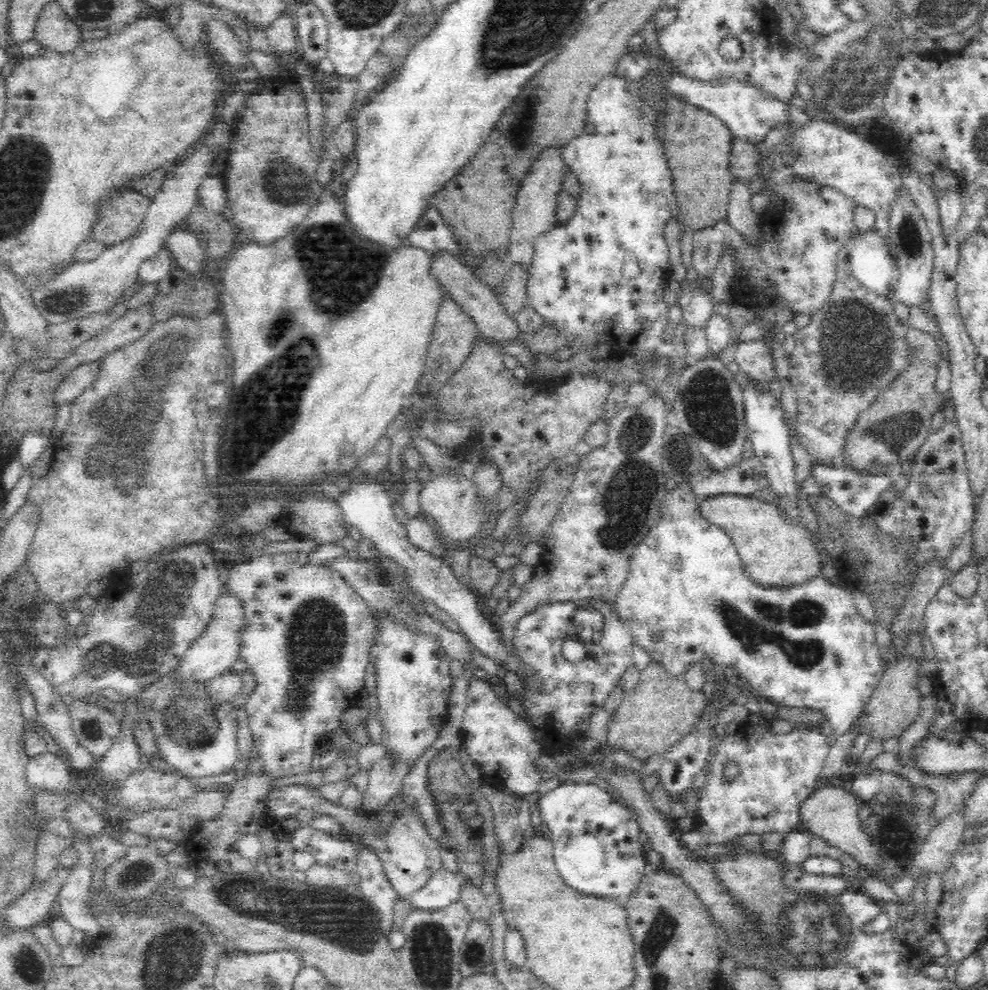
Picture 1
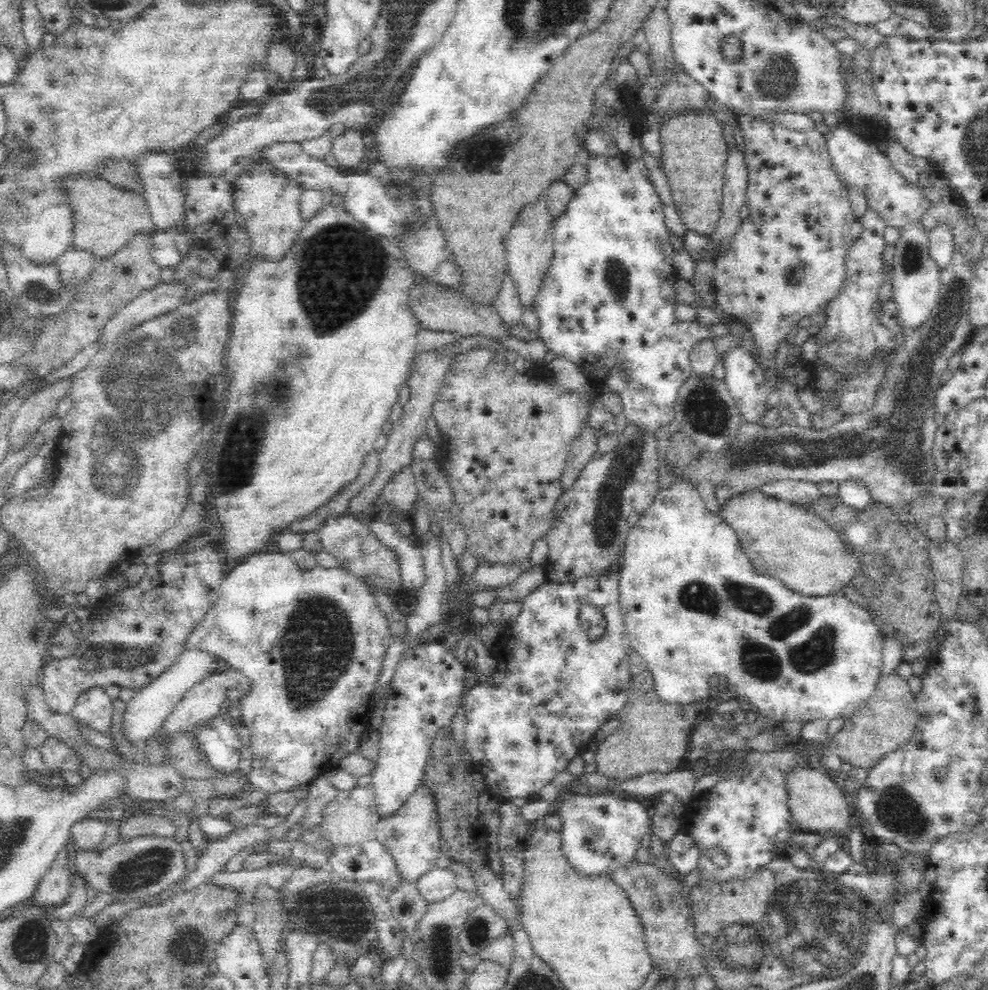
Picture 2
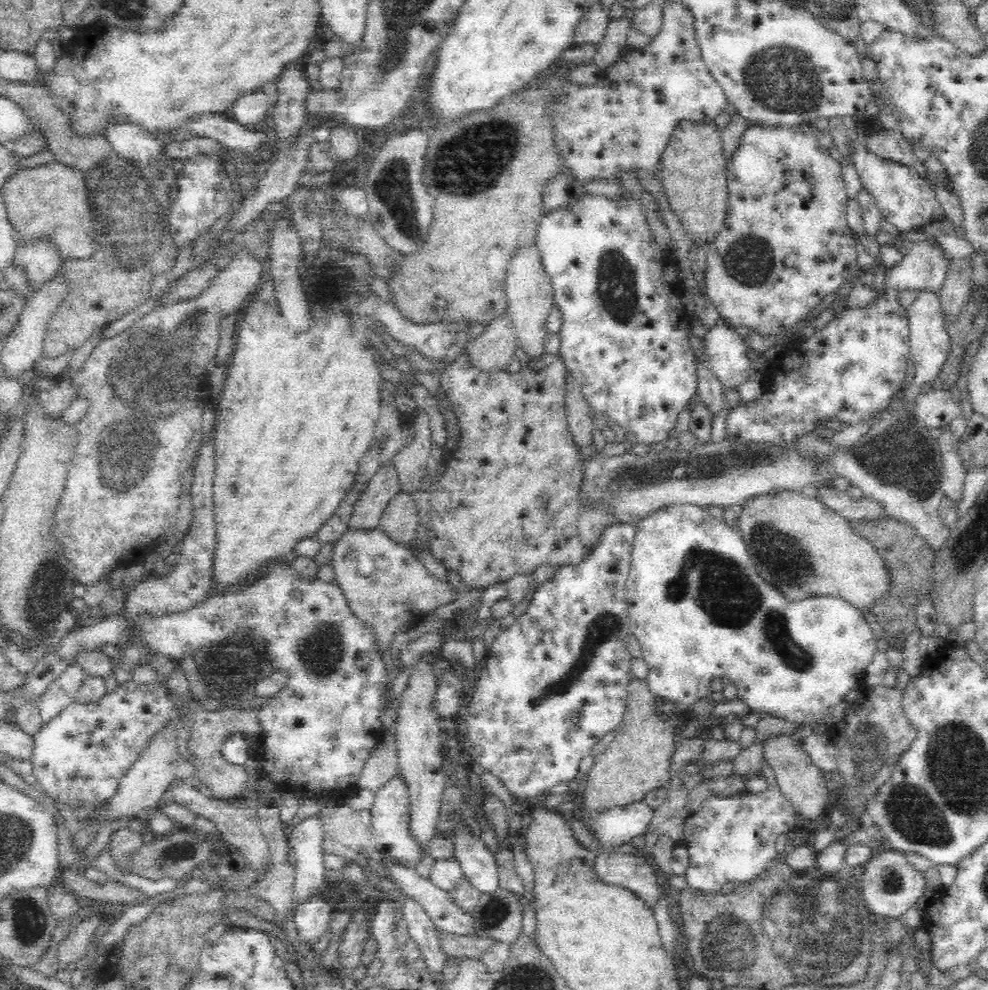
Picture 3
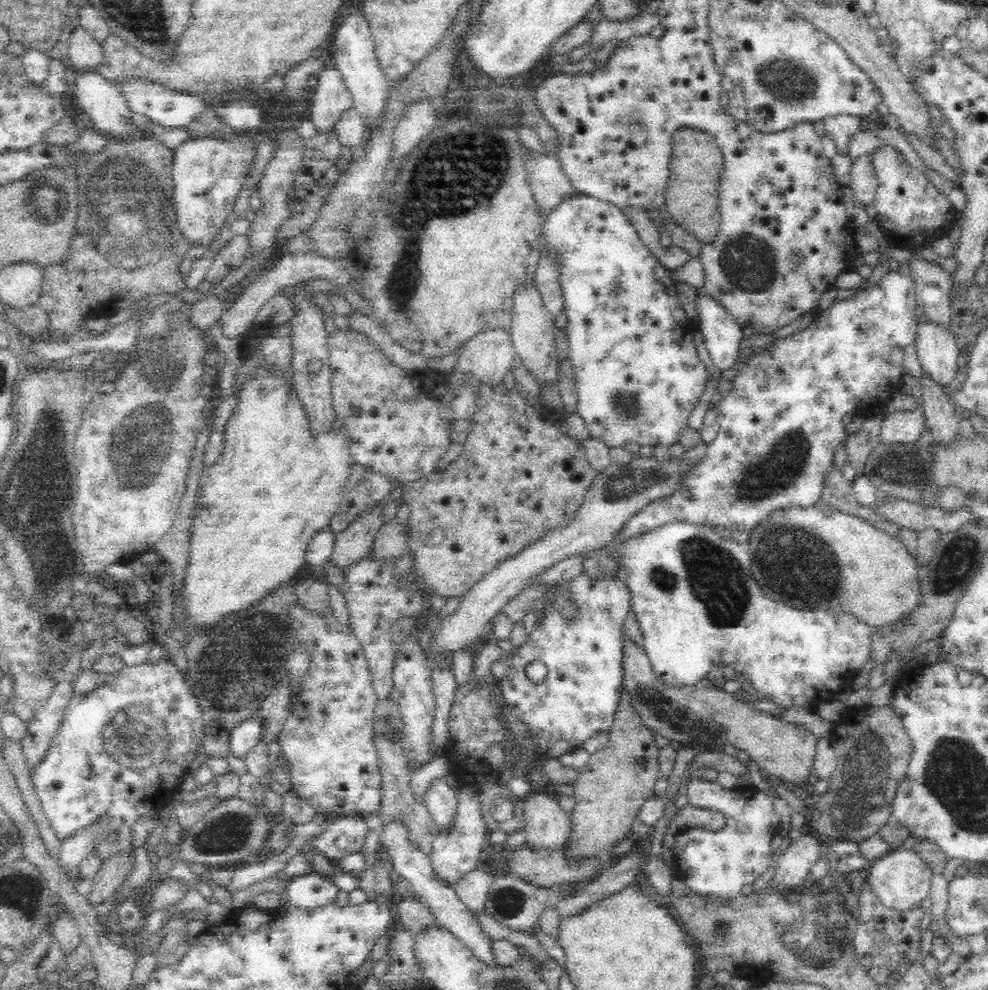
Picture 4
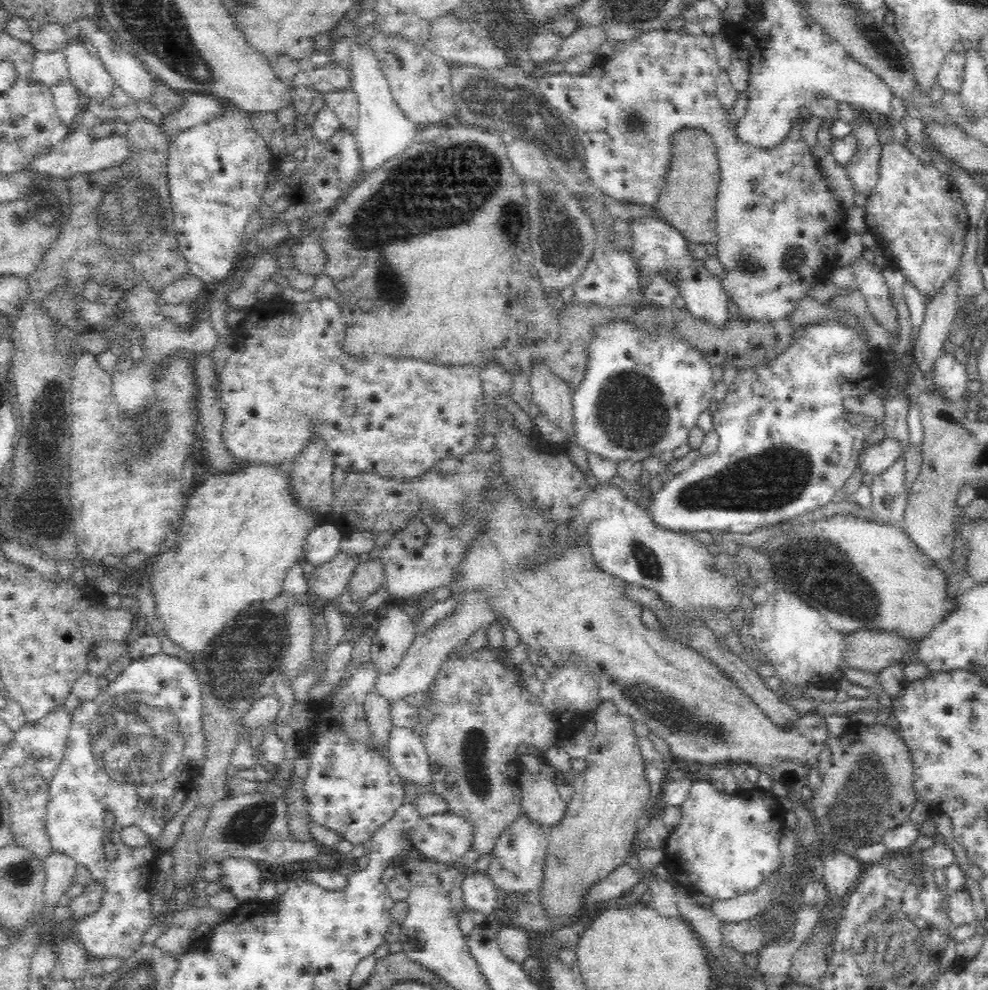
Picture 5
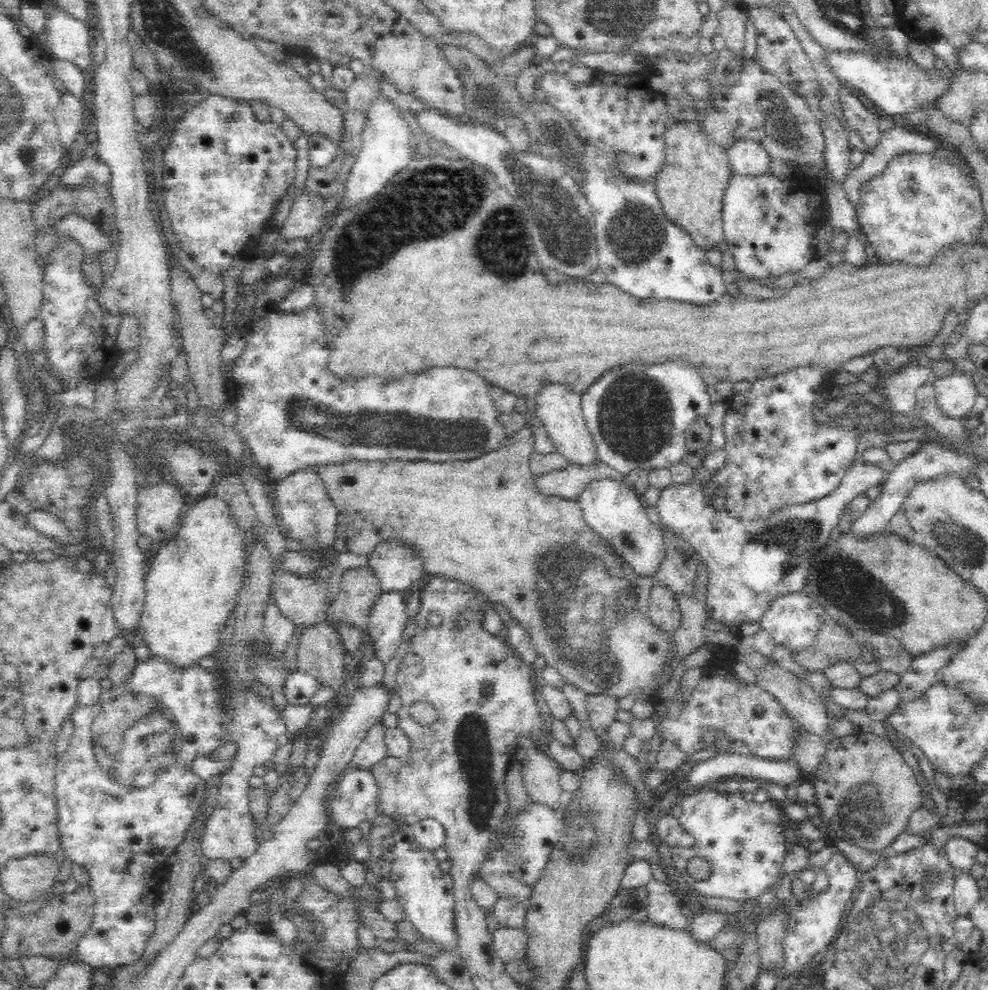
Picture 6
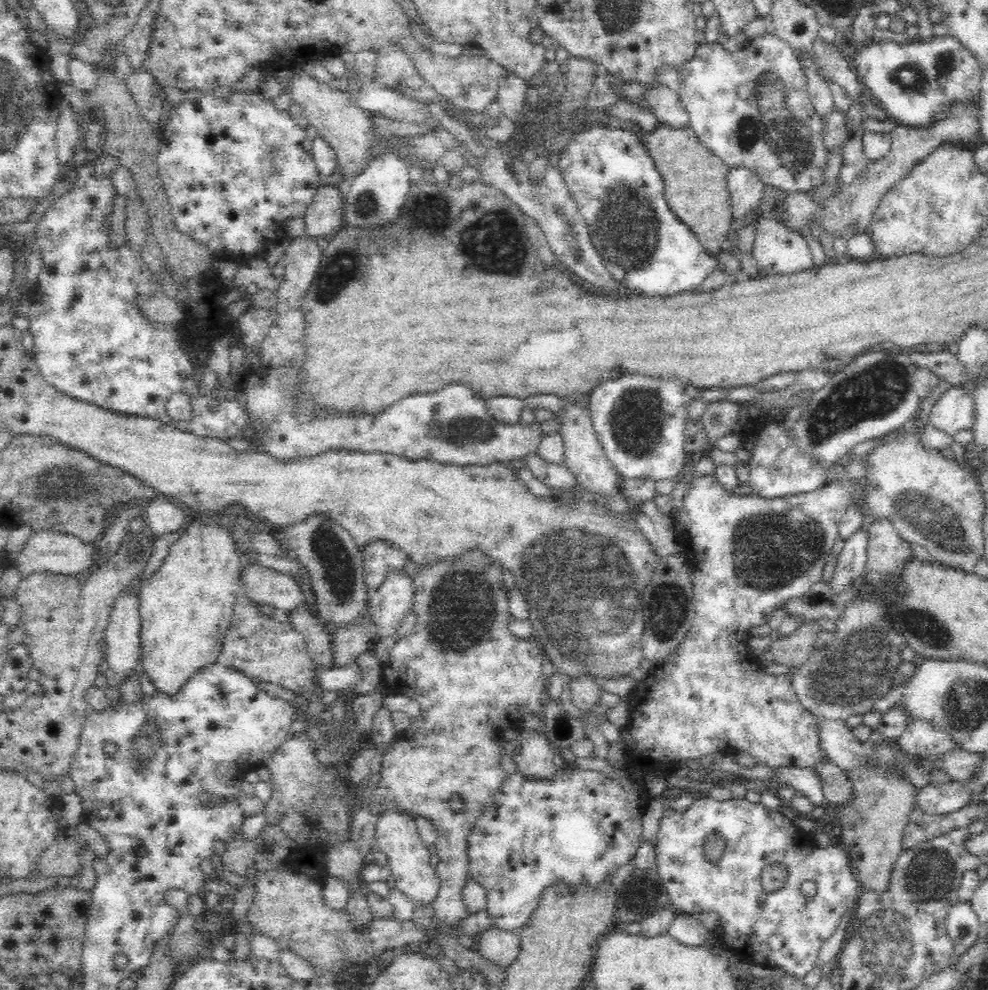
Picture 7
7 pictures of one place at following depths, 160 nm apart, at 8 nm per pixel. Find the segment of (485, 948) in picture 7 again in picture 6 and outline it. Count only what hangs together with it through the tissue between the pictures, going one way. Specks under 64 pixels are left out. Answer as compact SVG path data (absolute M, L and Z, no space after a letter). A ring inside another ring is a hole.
M500 926L493 933L492 938L493 950L505 964L520 961L526 957L530 939L524 928Z

